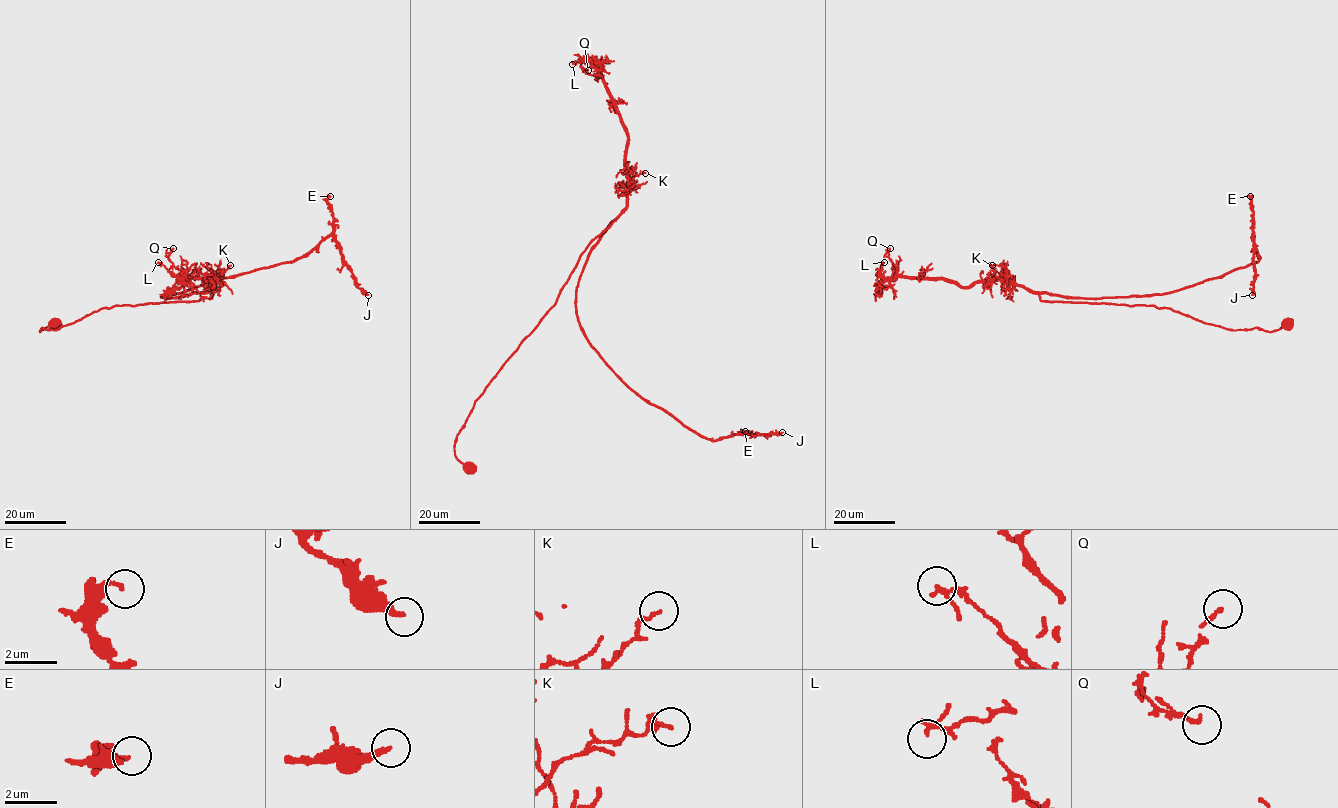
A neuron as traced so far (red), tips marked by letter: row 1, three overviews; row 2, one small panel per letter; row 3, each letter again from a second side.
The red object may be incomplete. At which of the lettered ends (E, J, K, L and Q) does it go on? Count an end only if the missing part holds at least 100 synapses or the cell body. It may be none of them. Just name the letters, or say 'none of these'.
none of these

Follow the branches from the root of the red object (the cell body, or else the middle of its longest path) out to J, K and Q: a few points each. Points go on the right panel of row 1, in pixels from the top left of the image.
J: (1287, 325), (1230, 330), (1169, 308), (1048, 302), (1039, 294), (1174, 292), (1256, 262), (1254, 235), (1252, 295)
K: (1287, 325), (1271, 331), (1257, 328), (1230, 330), (1169, 308), (1042, 301), (1037, 293), (1004, 280), (992, 265)
Q: (1287, 325), (1230, 330), (1169, 308), (1042, 301), (999, 278), (959, 286), (900, 277), (890, 248)

